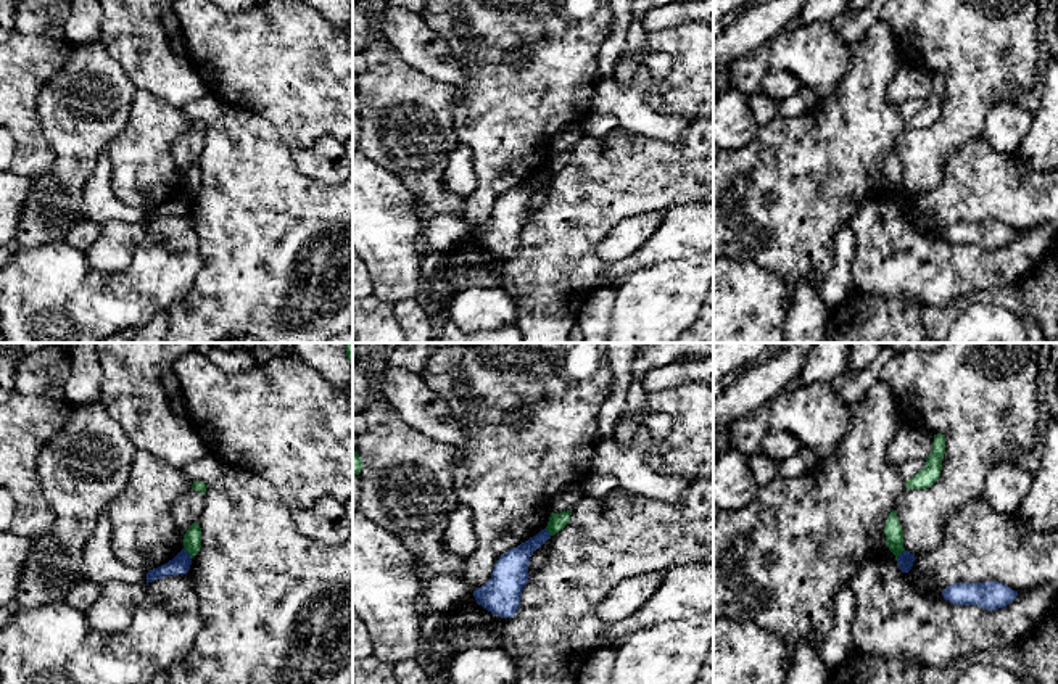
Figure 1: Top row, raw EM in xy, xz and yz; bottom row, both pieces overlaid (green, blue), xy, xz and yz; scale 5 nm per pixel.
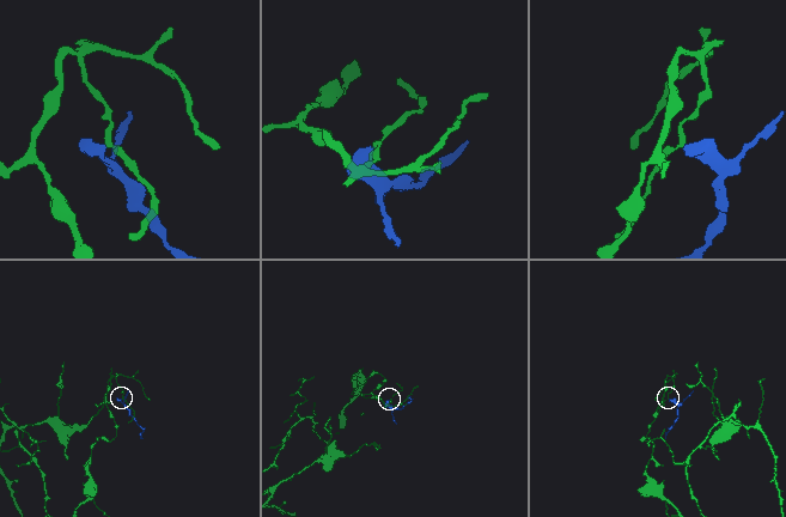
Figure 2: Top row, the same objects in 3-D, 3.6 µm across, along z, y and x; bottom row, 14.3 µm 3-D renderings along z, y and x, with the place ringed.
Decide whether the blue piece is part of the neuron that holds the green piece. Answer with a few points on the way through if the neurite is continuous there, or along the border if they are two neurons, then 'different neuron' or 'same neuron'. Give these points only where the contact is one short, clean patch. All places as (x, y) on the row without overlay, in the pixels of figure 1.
along xy (184, 187), (192, 197) | different neuron

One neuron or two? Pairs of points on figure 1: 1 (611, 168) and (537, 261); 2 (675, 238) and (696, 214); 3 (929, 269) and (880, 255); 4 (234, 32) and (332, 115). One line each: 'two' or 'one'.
1: one
2: one
3: one
4: one

